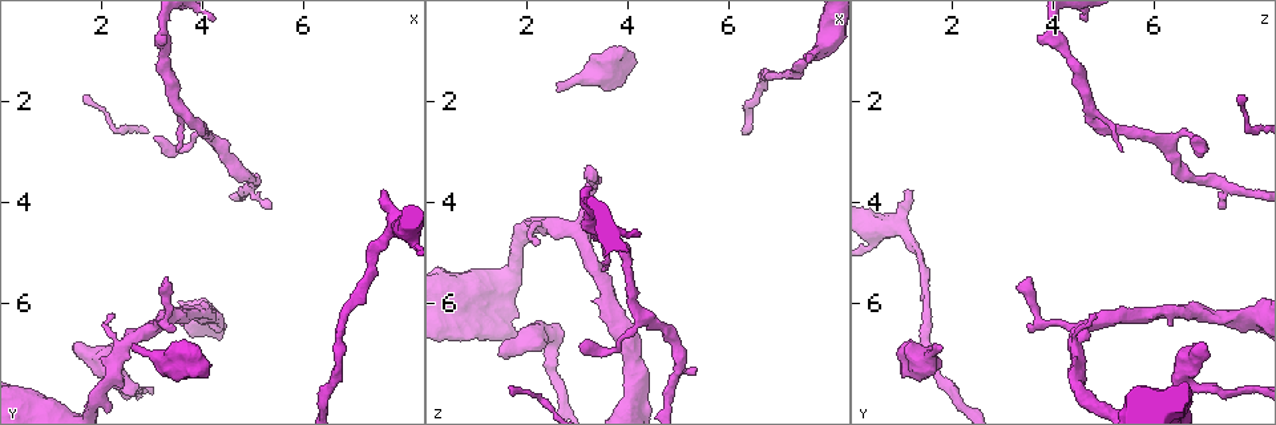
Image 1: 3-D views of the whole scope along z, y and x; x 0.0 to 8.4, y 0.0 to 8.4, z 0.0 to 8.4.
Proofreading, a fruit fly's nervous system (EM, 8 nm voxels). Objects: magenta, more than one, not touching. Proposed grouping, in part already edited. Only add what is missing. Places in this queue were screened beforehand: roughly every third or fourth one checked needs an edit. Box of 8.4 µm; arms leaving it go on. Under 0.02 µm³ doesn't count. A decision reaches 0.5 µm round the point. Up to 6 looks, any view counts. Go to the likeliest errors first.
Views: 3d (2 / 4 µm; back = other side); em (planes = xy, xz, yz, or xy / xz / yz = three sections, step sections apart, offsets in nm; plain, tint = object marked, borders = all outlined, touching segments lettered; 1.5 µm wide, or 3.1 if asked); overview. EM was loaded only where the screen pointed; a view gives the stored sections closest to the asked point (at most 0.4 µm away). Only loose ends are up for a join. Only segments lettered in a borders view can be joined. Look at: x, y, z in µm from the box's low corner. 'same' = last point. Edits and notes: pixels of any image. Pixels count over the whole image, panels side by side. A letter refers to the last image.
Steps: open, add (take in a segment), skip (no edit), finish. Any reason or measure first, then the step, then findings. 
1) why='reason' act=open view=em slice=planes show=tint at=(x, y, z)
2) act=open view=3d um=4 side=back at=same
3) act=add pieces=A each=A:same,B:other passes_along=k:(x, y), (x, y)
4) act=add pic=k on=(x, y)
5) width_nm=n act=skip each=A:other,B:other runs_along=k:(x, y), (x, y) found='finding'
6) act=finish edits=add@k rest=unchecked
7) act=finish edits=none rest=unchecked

why='an open end' act=open view=3d um=2 side=back at=(2.65, 6.85, 1.80)

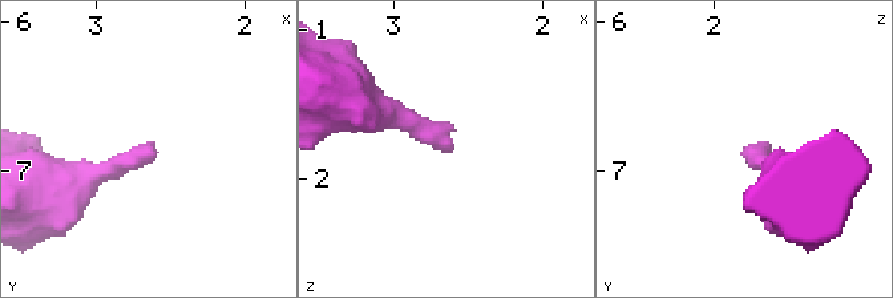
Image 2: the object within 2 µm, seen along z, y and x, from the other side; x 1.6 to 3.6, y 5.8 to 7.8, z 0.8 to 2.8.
why='shape alone is not enough' act=open view=em slice=planes show=borders at=(2.60, 6.84, 1.80)

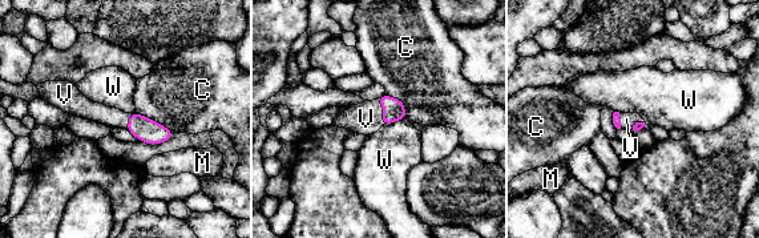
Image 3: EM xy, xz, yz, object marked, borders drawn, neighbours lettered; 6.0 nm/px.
longest_contact=C:260nm act=add pieces=V each=C:other,M:other,V:same,W:other passes_along=3:(394, 108), (384, 112), (366, 118) found='it goes on there'

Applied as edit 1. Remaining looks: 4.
why='redraw' act=open view=overview

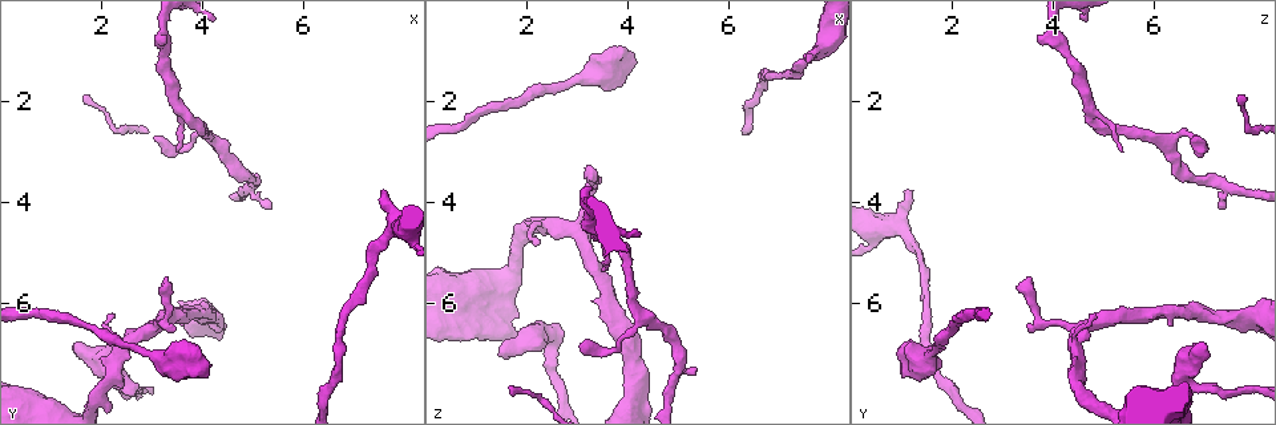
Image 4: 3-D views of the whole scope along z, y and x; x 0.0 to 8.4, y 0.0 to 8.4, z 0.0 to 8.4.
why='an open end' act=open view=3d um=2 at=(1.45, 6.75, 7.00)

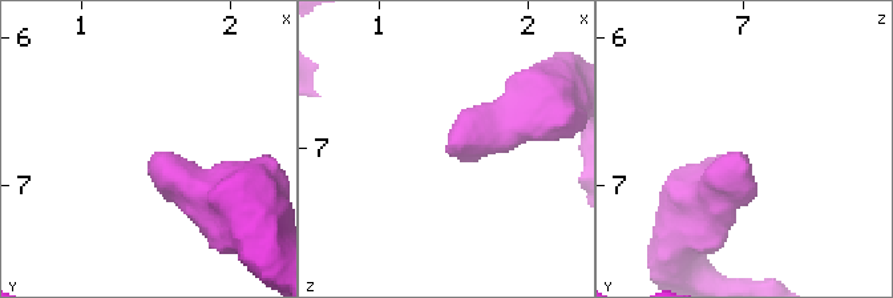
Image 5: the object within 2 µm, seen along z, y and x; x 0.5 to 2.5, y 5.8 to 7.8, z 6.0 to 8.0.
act=open view=em slice=yz step=8 show=borders at=(1.48, 6.78, 6.98)

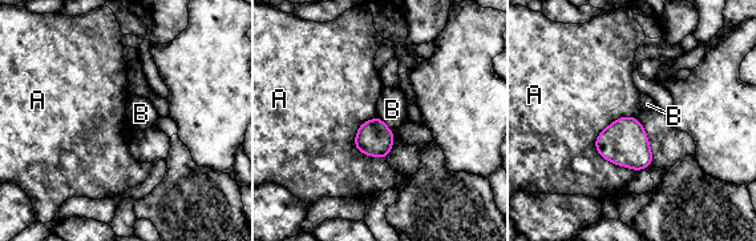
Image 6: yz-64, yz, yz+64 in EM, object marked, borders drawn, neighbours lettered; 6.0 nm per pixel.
why='another direction' act=open view=em slice=planes show=borders at=same

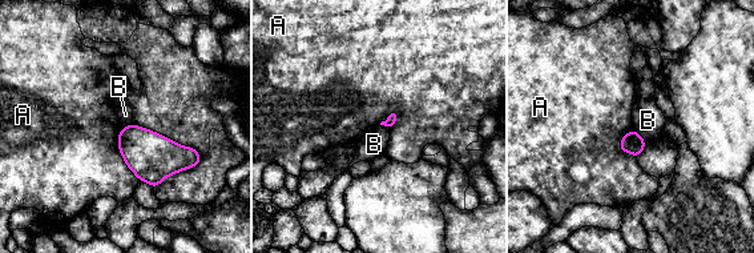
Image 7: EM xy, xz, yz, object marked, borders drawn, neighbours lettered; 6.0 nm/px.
longest_contact=A:460nm act=skip each=A:other,B:other found='no lettered segment goes on from it'

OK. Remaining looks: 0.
act=finish edits=add@3 rest=unchecked

